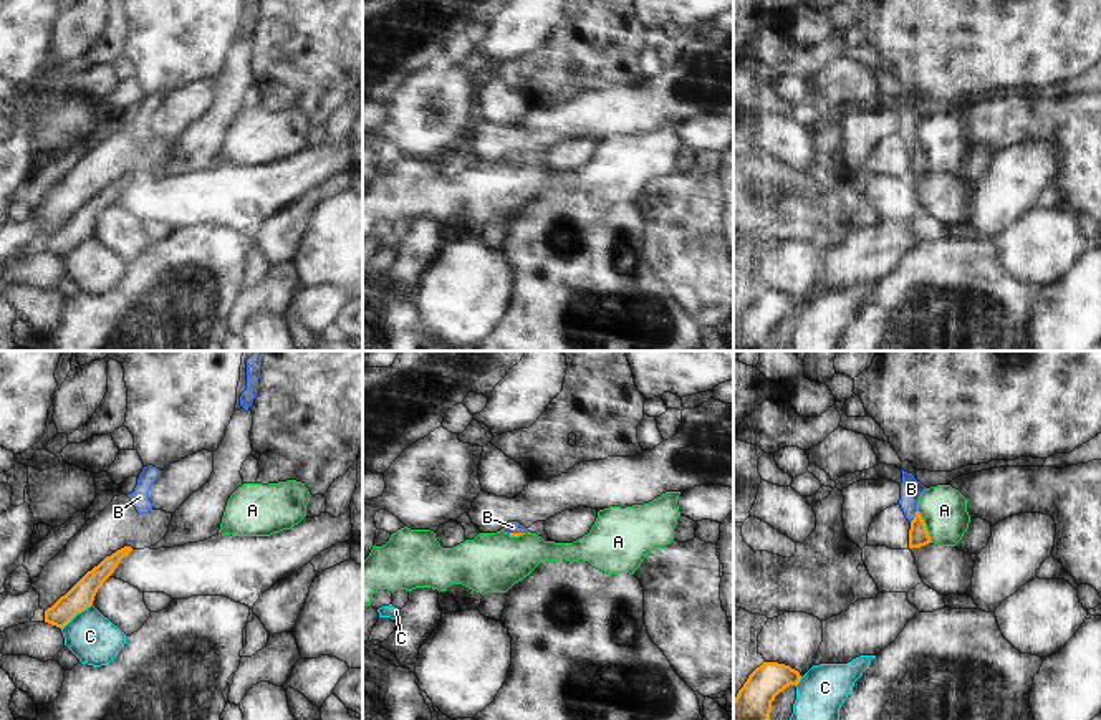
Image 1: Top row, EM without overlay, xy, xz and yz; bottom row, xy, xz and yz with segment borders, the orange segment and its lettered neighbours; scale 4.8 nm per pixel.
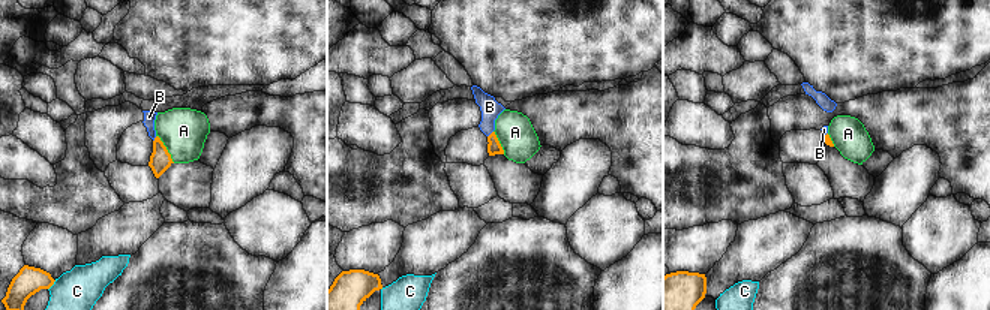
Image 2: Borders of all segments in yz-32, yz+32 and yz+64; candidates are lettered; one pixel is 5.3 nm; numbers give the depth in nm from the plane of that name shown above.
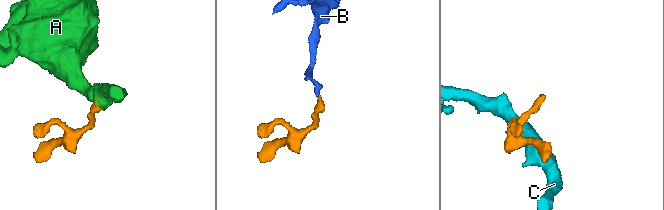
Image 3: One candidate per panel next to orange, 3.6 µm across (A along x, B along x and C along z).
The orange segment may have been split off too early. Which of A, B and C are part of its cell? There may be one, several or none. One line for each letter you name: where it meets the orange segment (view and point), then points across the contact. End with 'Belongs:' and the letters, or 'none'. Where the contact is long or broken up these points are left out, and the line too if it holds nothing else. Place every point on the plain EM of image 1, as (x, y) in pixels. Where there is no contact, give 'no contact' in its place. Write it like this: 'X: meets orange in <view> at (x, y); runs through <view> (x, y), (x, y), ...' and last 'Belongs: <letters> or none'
B: meets orange in yz at (914, 146); runs through yz (919, 166), (914, 146), (911, 118)
Belongs: B

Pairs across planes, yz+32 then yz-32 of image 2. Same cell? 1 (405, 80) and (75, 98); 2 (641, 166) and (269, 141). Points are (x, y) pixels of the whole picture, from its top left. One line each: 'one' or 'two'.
1: two
2: two

